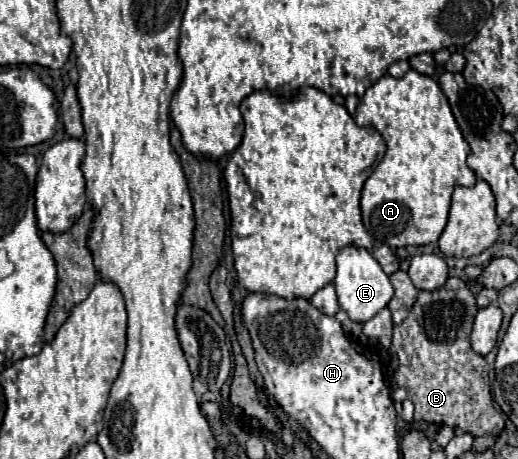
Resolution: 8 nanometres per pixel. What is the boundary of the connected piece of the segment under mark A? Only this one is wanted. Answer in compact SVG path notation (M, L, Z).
M408 70L404 78L392 78L386 74L364 92L354 120L358 126L374 126L386 140L386 154L362 188L360 208L368 234L376 242L384 242L390 248L424 246L436 242L448 220L452 190L456 186L476 184L474 172L466 166L470 146L452 116L448 98L444 96L442 88L430 76L424 76L416 70Z

